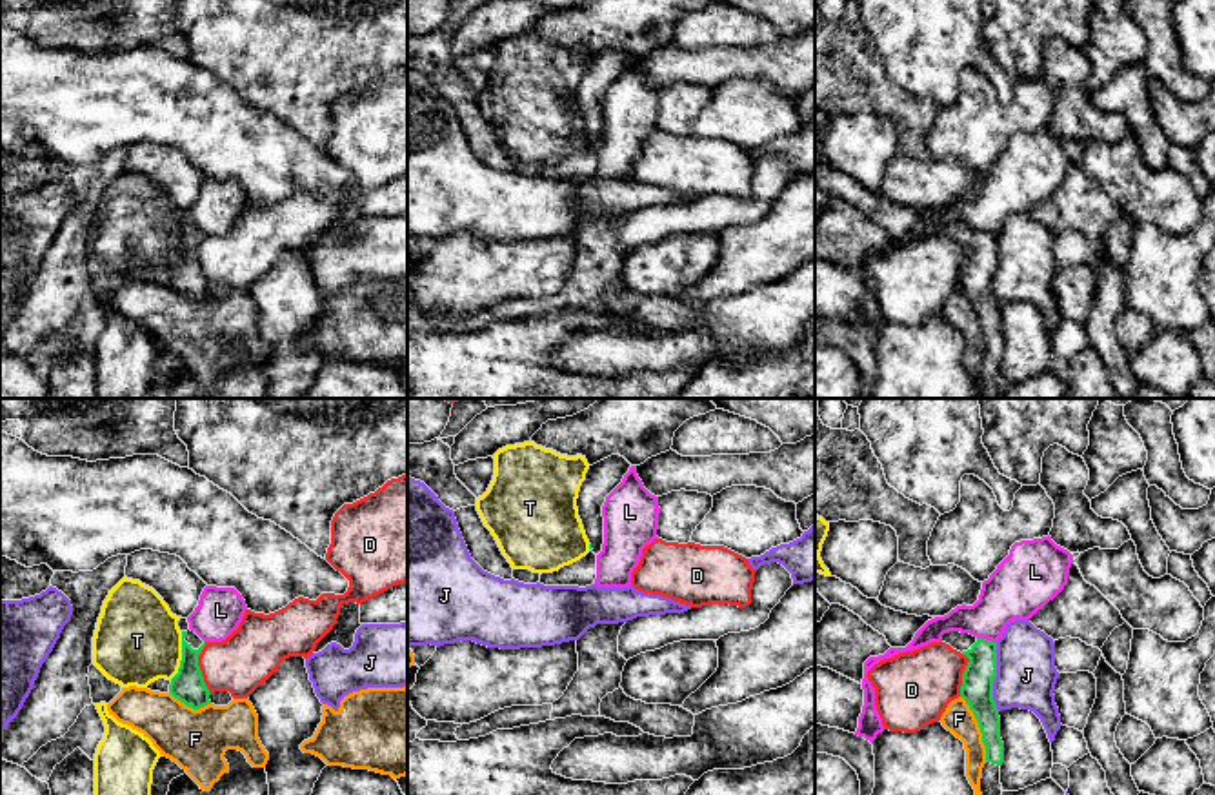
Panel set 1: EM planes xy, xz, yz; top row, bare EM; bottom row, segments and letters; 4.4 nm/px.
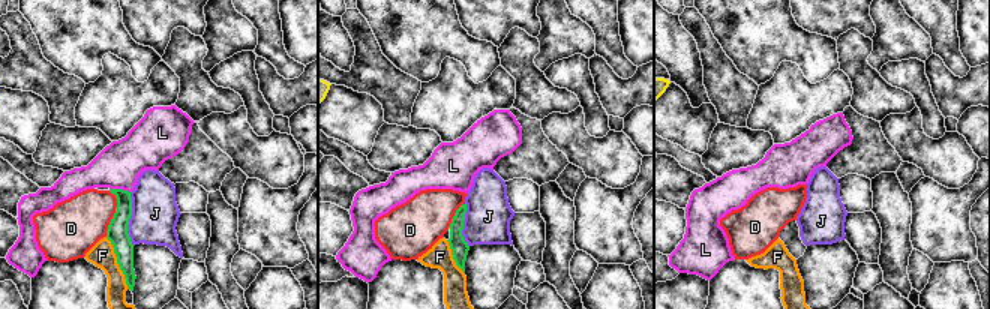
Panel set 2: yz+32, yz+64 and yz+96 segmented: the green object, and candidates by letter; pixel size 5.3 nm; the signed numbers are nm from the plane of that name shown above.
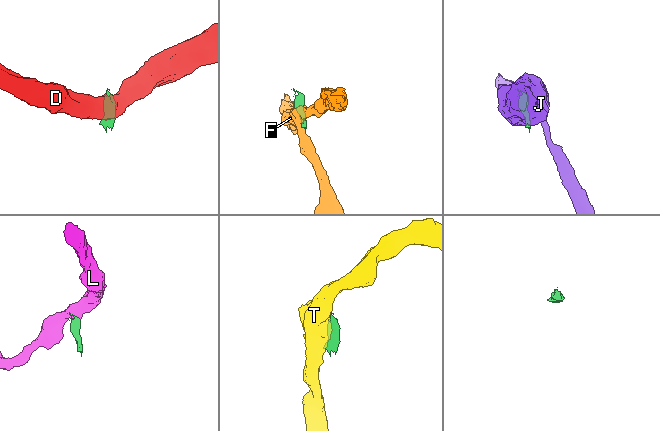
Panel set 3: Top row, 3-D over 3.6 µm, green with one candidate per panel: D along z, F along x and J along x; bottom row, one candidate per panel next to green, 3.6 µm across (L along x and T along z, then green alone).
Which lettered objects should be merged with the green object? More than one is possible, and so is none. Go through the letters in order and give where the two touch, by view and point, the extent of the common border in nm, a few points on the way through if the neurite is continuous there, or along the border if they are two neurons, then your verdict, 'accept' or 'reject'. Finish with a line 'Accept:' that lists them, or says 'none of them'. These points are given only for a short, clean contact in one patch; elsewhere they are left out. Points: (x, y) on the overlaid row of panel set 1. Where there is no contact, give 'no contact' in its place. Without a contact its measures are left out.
D: meets green in xy at (199, 668); contact 240 nm long; border along xy (204, 643), (199, 654), (199, 670), (210, 694); reject
F: meets green in yz at (979, 726); contact 320 nm long; border along yz (961, 695), (977, 723), (988, 761); reject
J: meets green in yz at (995, 675); contact 300 nm long; border along yz (995, 643), (994, 703), (999, 710); reject
L: meets green in yz at (984, 639); contact 90 nm long; border along yz (977, 637), (995, 643); reject
T: meets green in xy at (182, 655); contact 220 nm long; border along xy (182, 632), (180, 666), (170, 679); reject
Accept: none of them

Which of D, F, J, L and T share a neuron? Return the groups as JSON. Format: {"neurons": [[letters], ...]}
{"neurons": [["D"], ["F"], ["J"], ["L"], ["T"]]}

